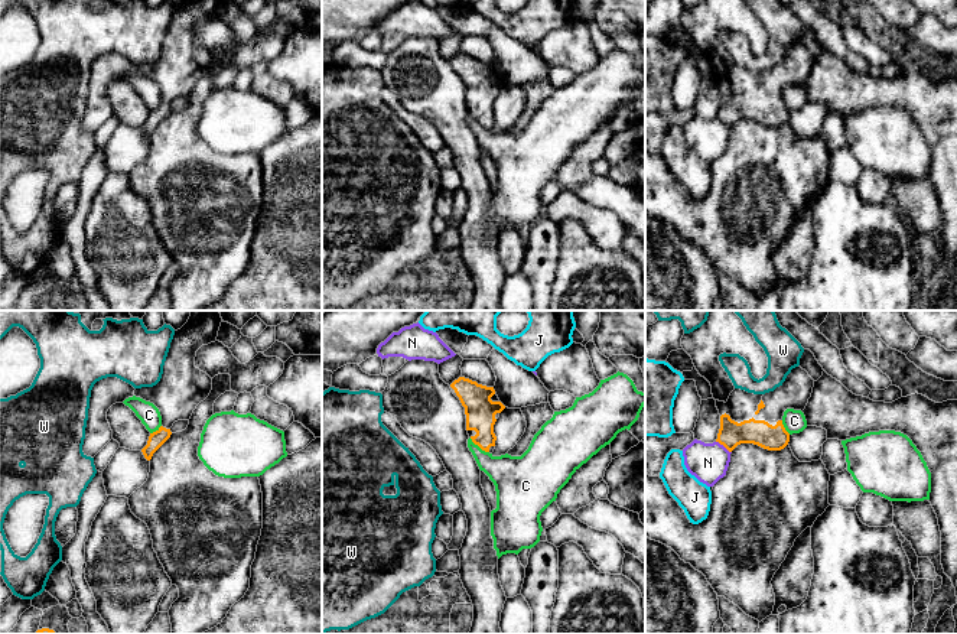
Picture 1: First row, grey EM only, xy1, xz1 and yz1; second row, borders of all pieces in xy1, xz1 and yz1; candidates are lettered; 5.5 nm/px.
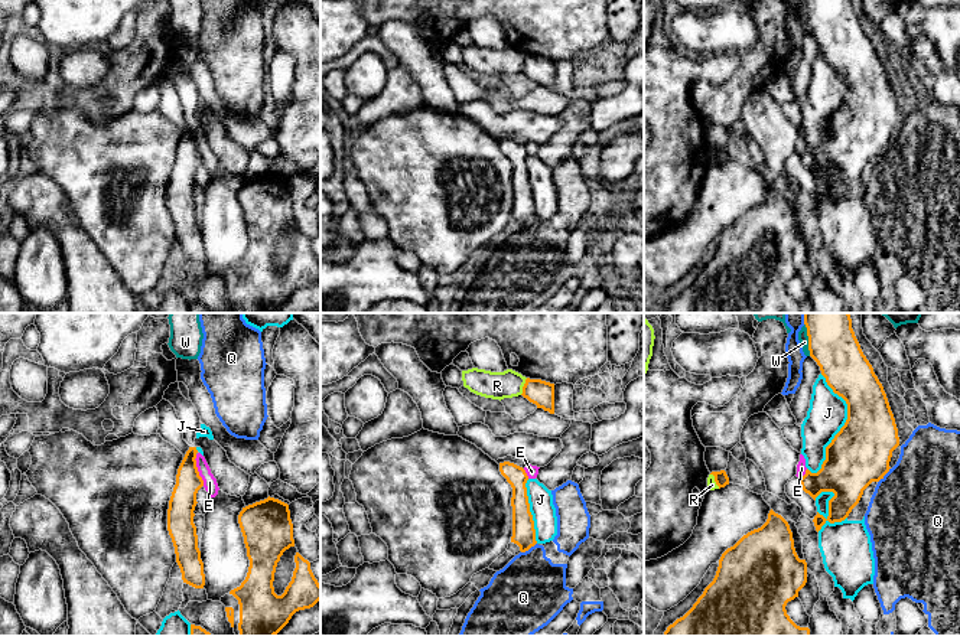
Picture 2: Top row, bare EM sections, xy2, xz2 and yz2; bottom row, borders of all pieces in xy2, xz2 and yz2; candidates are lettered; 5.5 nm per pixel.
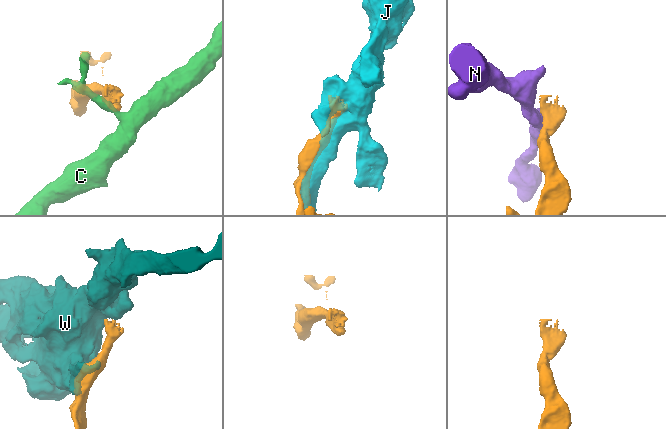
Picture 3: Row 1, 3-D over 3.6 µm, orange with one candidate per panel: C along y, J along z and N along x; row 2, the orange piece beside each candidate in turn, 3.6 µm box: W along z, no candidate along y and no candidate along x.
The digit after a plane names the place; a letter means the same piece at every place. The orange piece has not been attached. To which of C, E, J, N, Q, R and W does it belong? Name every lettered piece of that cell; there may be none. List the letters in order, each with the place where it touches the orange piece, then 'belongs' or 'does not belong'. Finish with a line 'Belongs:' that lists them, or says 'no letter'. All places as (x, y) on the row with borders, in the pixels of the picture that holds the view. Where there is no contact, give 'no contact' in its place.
C: xz1 (479, 446) | does not belong
E: xy2 (197, 470) | does not belong
J: yz2 (845, 424) | does not belong
N: yz1 (723, 445) | does not belong
Q: xz2 (529, 548) | does not belong
R: xz2 (523, 387) | does not belong
W: yz2 (809, 339) | does not belong
Belongs: no letter

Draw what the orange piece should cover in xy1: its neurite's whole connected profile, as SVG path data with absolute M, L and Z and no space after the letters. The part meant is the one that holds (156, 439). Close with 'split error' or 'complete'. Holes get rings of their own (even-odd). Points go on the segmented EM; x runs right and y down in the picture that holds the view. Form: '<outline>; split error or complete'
M192 311L188 322L175 331L160 381L153 387L134 390L136 397L153 403L162 416L162 426L150 433L147 445L141 449L147 461L150 461L153 453L170 438L173 423L178 420L189 420L196 406L209 396L212 378L195 367L195 357L202 345L217 341L221 322L219 311Z; split error

